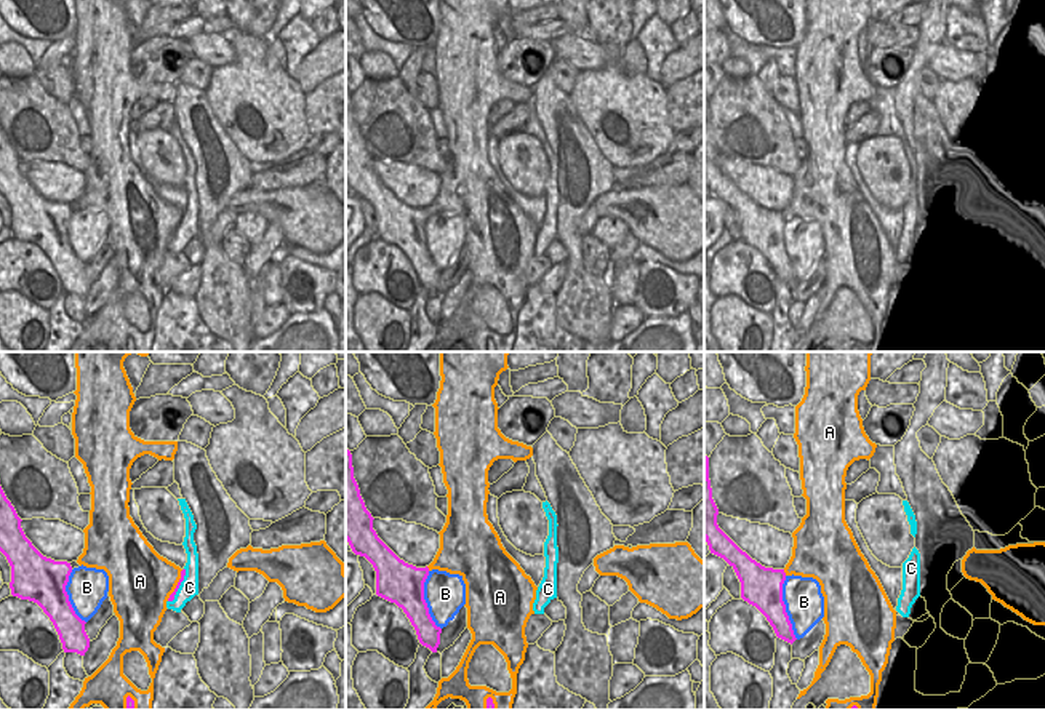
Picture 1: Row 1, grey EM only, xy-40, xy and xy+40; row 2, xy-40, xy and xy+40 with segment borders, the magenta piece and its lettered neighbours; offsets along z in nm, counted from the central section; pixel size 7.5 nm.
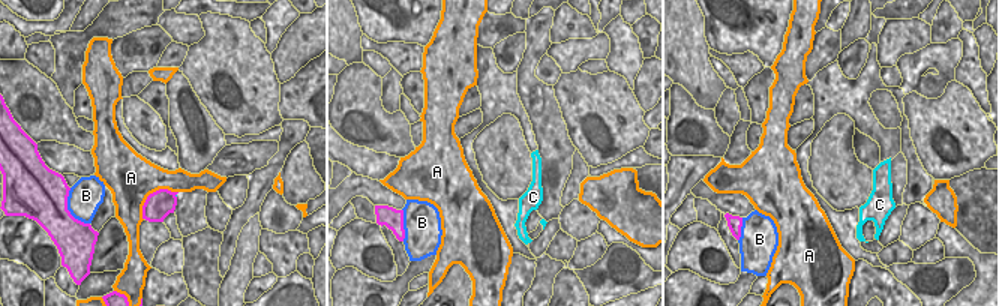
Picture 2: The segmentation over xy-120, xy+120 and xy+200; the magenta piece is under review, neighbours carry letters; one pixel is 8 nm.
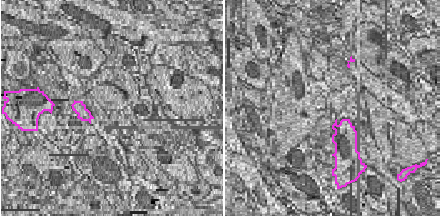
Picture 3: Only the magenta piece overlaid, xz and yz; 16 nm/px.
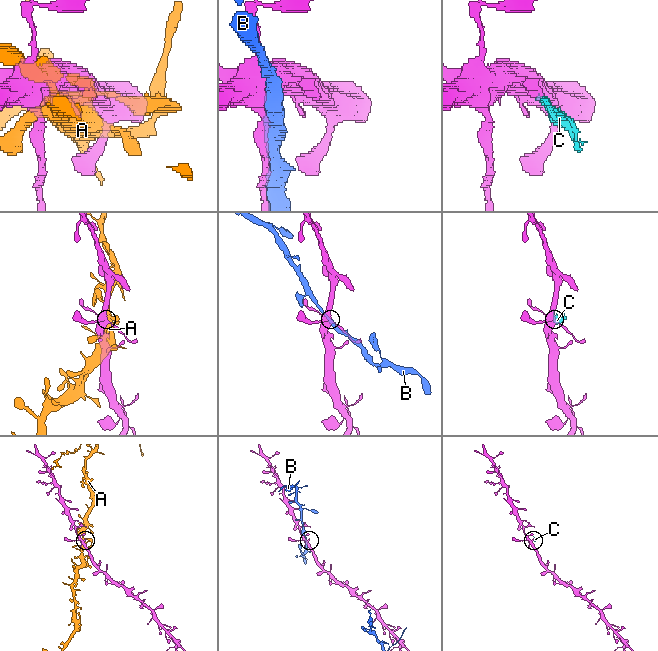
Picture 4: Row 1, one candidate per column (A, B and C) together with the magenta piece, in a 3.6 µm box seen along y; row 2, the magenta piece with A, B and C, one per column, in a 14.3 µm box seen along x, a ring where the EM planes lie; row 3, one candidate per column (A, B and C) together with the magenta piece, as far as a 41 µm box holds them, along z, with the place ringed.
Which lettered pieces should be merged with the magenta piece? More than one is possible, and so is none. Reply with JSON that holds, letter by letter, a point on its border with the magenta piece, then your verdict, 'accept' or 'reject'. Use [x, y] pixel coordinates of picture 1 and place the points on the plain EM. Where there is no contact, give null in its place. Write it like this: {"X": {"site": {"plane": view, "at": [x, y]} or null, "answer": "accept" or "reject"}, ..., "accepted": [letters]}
{"A": {"site": {"plane": "xy-40", "at": [176, 227]}, "answer": "reject"}, "B": {"site": {"plane": "xy+40", "at": [784, 250]}, "answer": "reject"}, "C": {"site": {"plane": "xy-40", "at": [180, 226]}, "answer": "reject"}, "accepted": []}

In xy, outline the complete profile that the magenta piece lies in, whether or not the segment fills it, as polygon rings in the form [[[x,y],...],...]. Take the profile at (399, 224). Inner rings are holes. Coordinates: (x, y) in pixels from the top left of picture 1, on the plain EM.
[[[346,90],[346,182],[355,197],[365,198],[376,213],[376,237],[403,251],[422,288],[437,294],[442,270],[435,267],[424,241],[429,209],[416,209],[400,201],[373,171],[354,120],[352,96]]]

